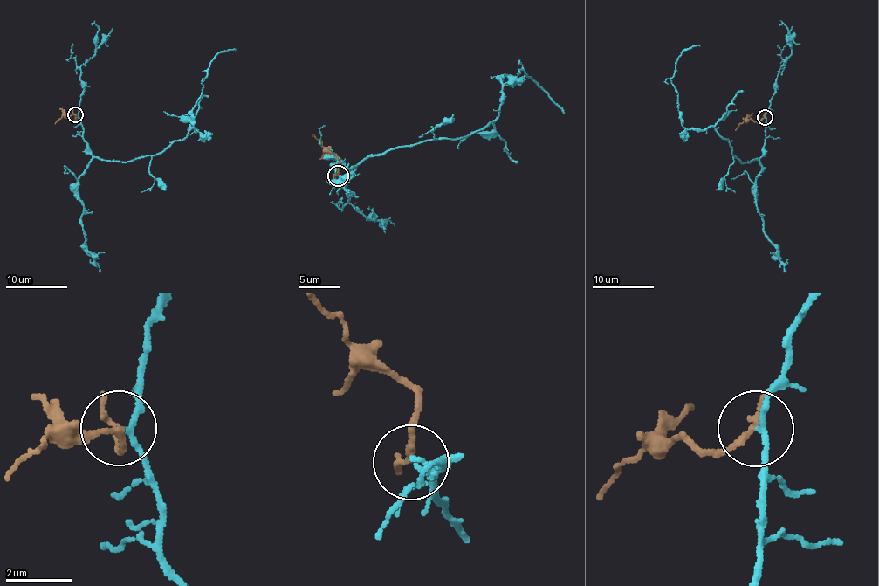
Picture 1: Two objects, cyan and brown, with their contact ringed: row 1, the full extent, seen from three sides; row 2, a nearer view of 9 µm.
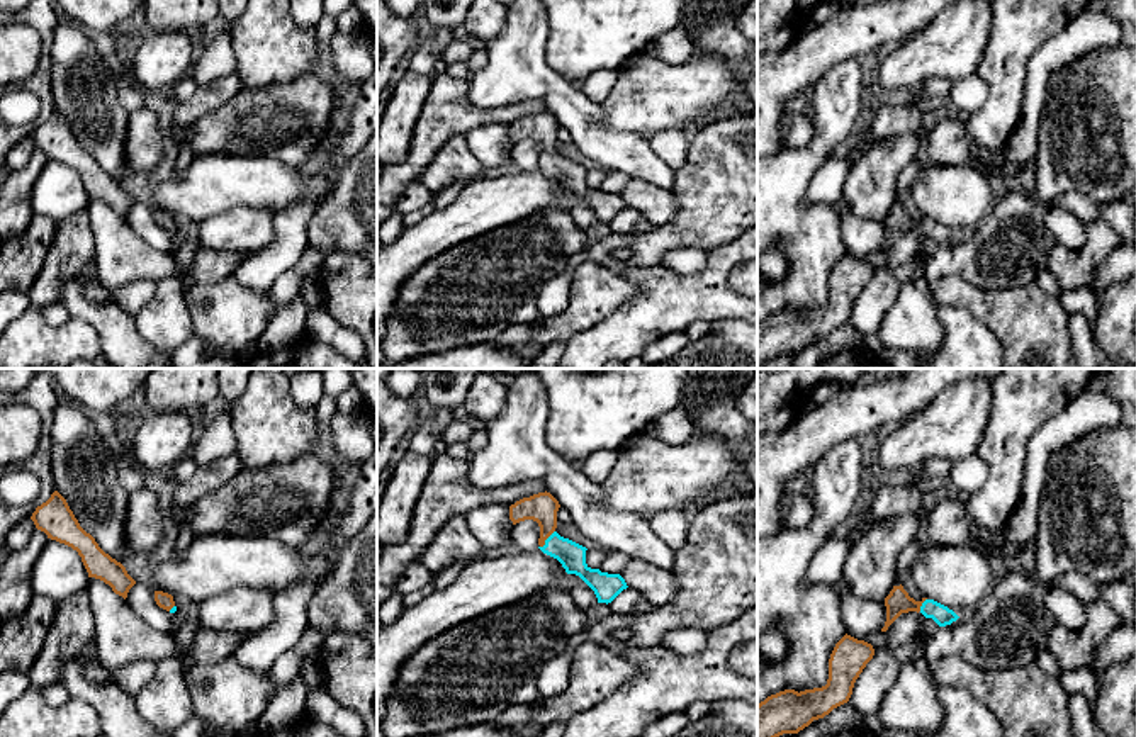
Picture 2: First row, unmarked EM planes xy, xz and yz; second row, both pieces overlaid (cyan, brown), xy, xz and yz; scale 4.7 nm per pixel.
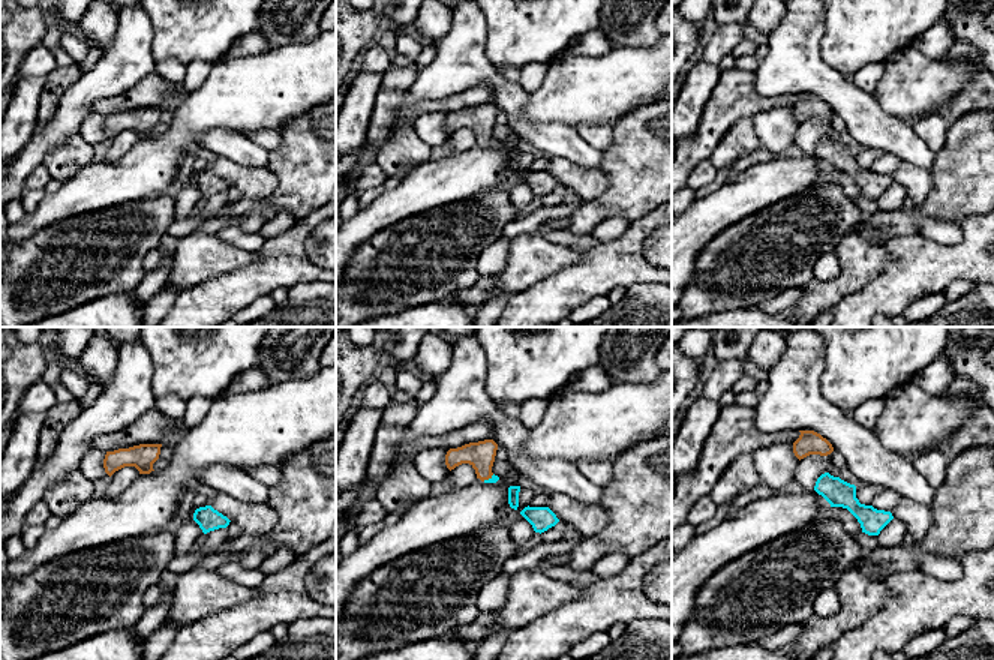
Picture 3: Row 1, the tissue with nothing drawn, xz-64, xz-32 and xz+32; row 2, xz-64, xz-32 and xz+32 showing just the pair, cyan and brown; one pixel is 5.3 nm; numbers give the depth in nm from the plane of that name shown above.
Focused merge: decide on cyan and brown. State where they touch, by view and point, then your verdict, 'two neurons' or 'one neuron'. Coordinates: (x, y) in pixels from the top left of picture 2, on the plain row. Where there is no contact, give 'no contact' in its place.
contact xz (547, 158); one neuron

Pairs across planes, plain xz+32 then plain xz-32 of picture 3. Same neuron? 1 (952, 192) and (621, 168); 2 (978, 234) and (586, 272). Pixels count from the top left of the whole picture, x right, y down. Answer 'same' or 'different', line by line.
1: same
2: same

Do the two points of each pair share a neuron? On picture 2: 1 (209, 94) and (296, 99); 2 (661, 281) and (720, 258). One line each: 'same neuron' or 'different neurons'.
1: different neurons
2: same neuron

